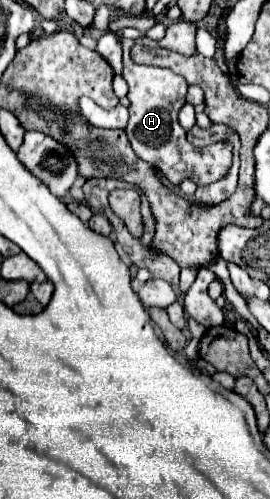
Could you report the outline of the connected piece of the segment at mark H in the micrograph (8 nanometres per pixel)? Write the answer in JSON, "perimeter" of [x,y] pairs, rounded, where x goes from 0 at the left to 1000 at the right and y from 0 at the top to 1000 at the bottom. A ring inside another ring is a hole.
{"perimeter":[[[452,76],[459,96],[459,160],[474,164],[474,200],[481,200],[481,240],[467,253],[474,281],[496,305],[578,333],[630,369],[667,369],[681,357],[711,357],[733,373],[800,365],[844,345],[859,329],[859,293],[844,285],[800,285],[800,293],[726,297],[689,281],[681,257],[659,248],[659,224],[681,212],[689,196],[689,160],[622,136],[526,132],[496,128],[481,116],[481,96],[496,80]],[[607,140],[607,152],[600,152]]]}

